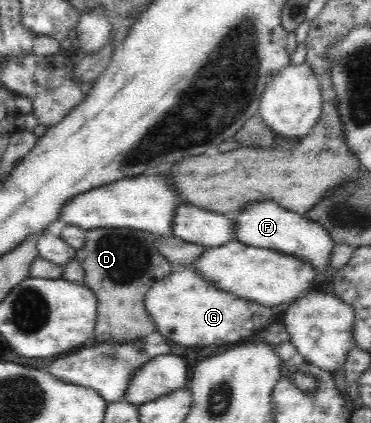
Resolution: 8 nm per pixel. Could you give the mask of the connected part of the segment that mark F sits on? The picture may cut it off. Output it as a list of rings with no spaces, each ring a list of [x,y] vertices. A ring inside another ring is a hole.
[[[261,201],[241,209],[236,221],[236,240],[249,246],[266,248],[285,255],[293,255],[311,264],[315,274],[321,276],[327,269],[335,241],[319,223],[309,221],[299,213],[291,212],[273,201]]]

